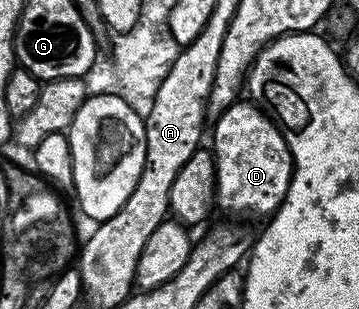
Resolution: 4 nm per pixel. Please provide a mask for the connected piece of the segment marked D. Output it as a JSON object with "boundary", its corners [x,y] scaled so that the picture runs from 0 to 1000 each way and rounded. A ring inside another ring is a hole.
{"boundary":[[[685,320],[655,324],[621,366],[604,369],[602,388],[607,395],[596,405],[591,492],[596,537],[607,544],[602,576],[604,673],[610,680],[618,673],[630,689],[677,689],[685,702],[702,699],[705,689],[719,702],[735,699],[733,706],[760,696],[783,670],[802,618],[808,579],[819,566],[819,524],[791,466],[788,434],[772,414],[752,417],[755,395]]]}

